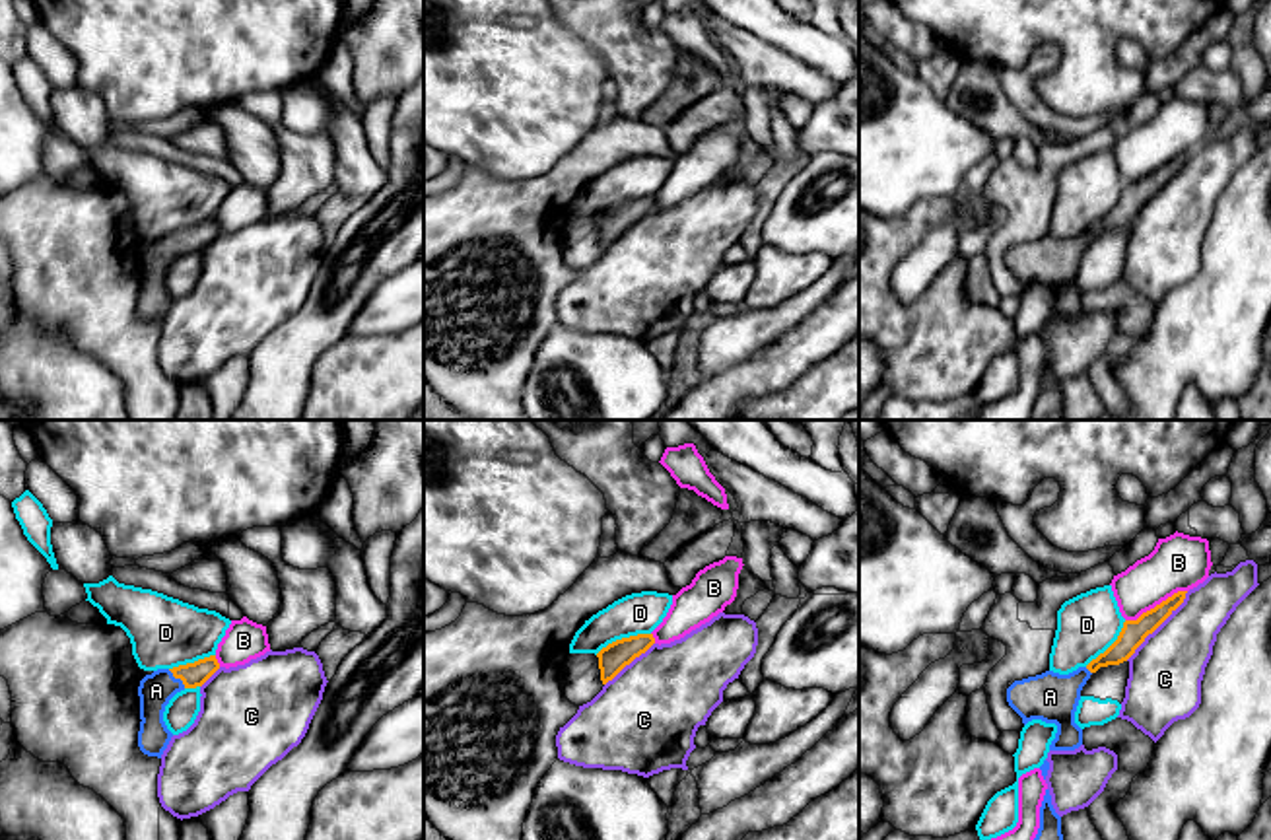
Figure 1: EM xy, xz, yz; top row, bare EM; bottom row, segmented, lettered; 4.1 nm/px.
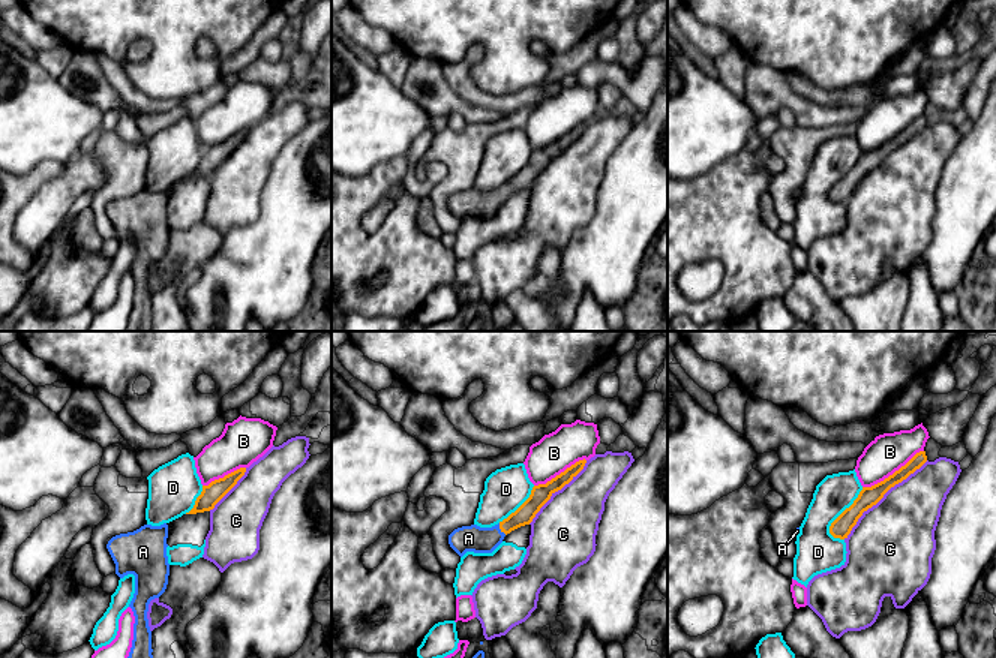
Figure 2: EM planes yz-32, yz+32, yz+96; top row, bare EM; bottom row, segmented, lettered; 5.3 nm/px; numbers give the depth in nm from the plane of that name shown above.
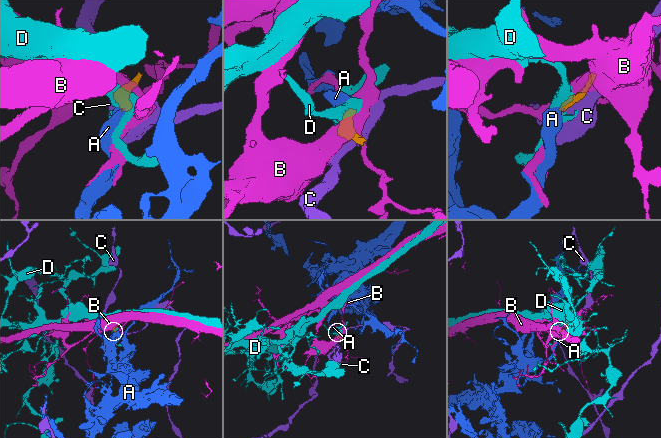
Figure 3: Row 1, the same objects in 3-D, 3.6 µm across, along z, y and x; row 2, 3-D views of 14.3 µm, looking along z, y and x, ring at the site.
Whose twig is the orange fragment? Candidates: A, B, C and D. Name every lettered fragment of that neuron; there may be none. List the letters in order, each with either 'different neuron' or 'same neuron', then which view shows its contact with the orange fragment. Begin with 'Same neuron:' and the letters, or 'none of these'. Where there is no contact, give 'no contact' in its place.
Same neuron: A
A: same neuron; meets orange in xy
B: different neuron; meets orange in yz
C: different neuron; meets orange in yz
D: different neuron; meets orange in xz

